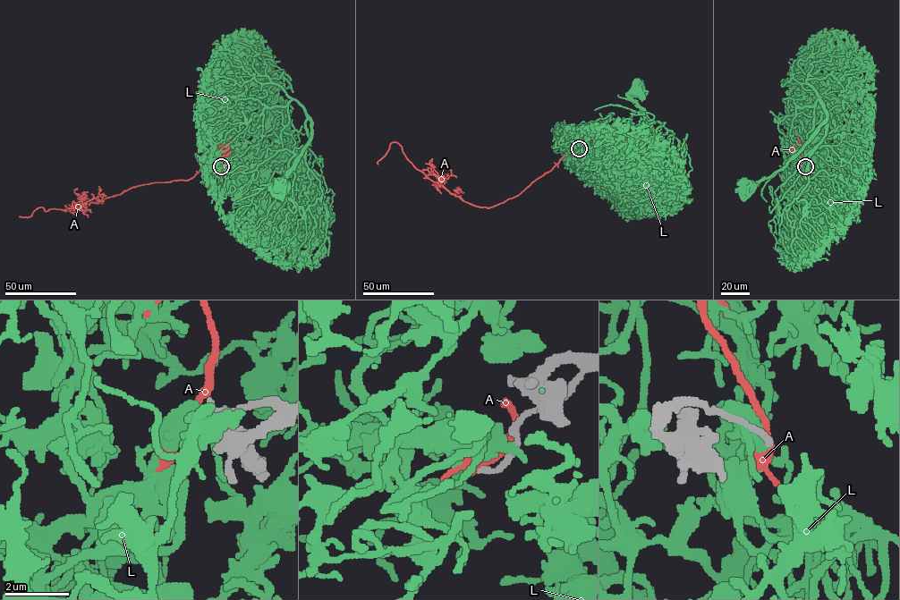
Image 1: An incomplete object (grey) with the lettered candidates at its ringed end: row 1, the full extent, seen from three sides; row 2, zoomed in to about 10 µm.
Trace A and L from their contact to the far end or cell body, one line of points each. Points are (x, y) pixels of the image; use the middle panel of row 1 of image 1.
A: (579, 148), (584, 139), (517, 195), (489, 207), (462, 201), (429, 180), (395, 142), (390, 143), (377, 164)
L: (578, 147), (573, 144), (605, 121), (616, 137), (663, 169), (668, 167), (666, 149), (632, 98), (634, 90)

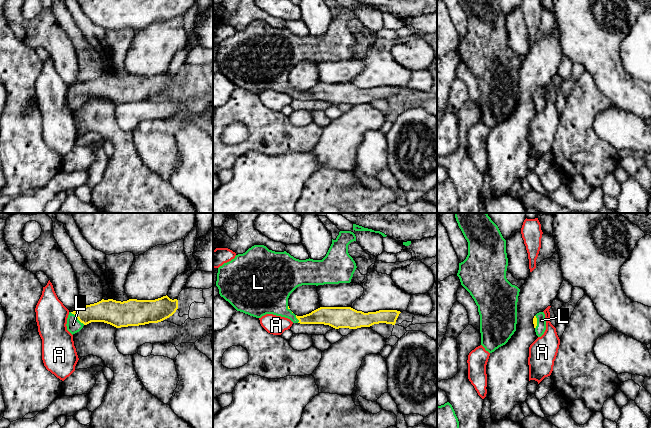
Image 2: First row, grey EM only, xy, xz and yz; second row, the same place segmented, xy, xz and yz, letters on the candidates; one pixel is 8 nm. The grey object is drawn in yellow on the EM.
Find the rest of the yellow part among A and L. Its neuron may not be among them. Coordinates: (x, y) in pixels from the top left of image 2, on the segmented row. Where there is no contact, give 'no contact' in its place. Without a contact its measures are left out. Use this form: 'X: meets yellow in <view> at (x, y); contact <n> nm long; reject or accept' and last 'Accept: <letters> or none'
A: no contact; reject
L: meets yellow in xy at (77, 317); contact 160 nm long; accept
Accept: L

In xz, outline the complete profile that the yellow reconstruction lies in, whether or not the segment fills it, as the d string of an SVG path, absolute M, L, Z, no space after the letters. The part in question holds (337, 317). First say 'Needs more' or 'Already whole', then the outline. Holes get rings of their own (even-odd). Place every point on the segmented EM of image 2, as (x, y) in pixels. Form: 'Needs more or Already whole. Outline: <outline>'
Needs more. Outline: M340 231L322 260L299 260L286 251L275 252L264 245L254 245L245 253L238 254L231 261L218 268L216 286L219 294L237 311L261 318L273 314L290 319L293 323L324 324L335 329L357 329L370 327L374 324L386 323L395 325L401 313L397 310L379 310L364 313L351 307L320 307L303 316L295 315L288 306L290 294L302 285L324 285L350 283L357 268L355 261L348 253L348 245L356 241L351 231Z

